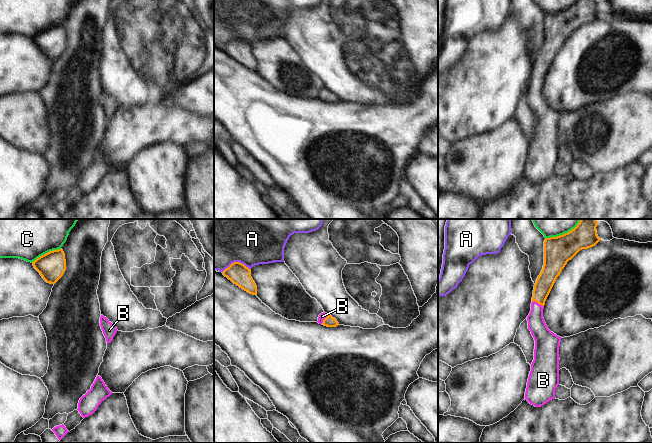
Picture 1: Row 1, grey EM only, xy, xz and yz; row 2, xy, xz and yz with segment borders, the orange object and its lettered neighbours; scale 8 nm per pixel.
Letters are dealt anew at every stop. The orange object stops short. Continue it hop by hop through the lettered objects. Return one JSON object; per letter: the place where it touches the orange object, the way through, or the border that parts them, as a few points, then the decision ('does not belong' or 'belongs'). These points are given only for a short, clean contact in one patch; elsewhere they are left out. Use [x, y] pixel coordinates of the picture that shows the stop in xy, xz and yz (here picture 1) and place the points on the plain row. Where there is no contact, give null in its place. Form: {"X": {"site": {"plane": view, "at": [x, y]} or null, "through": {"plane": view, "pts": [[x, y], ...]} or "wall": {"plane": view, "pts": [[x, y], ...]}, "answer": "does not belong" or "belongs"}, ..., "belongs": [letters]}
{"A": {"site": {"plane": "xz", "at": [236, 38]}, "answer": "does not belong"}, "B": {"site": {"plane": "yz", "at": [538, 79]}, "through": {"plane": "yz", "pts": [[545, 57], [538, 79], [536, 100]]}, "answer": "belongs"}, "C": {"site": {"plane": "xy", "at": [46, 29]}, "answer": "does not belong"}, "belongs": ["B"]}

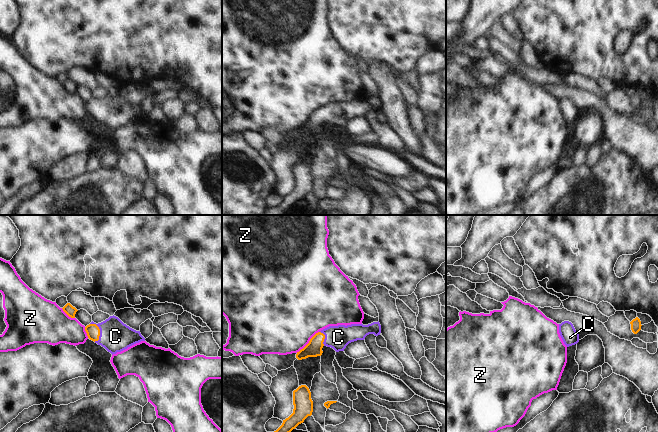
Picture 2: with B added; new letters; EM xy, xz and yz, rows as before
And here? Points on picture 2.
{"C": {"site": {"plane": "xy", "at": [99, 106]}, "through": {"plane": "xy", "pts": [[93, 108], [99, 106], [115, 112]]}, "answer": "belongs"}, "Z": {"site": {"plane": "xz", "at": [308, 119]}, "answer": "does not belong"}, "belongs": ["C"]}

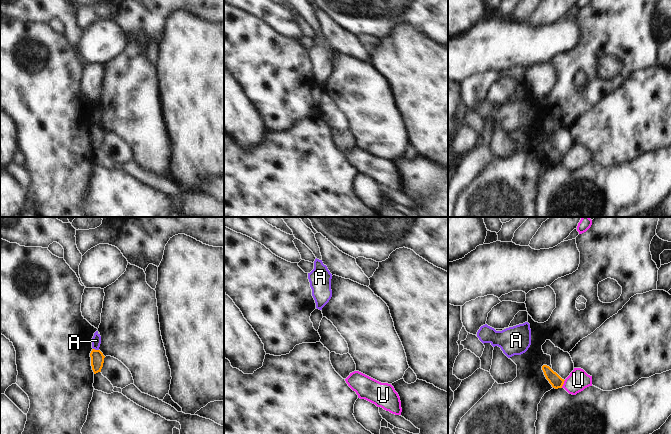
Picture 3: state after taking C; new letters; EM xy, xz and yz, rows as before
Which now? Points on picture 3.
{"A": {"site": {"plane": "xy", "at": [96, 126]}, "wall": {"plane": "xy", "pts": [[93, 124], [98, 126]]}, "answer": "does not belong"}, "U": {"site": {"plane": "yz", "at": [563, 159]}, "wall": {"plane": "yz", "pts": [[565, 156], [561, 163]]}, "answer": "does not belong"}, "belongs": []}

